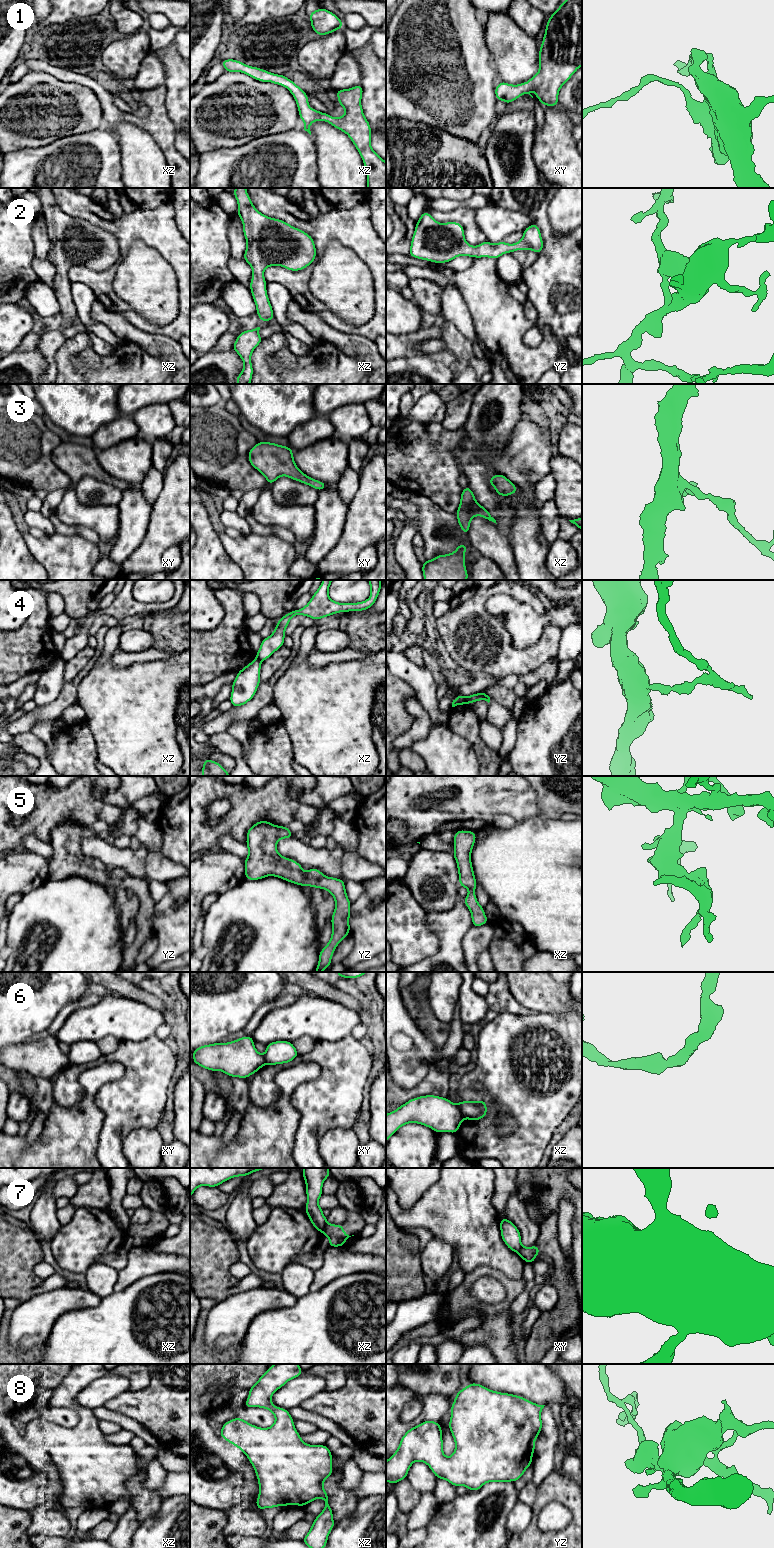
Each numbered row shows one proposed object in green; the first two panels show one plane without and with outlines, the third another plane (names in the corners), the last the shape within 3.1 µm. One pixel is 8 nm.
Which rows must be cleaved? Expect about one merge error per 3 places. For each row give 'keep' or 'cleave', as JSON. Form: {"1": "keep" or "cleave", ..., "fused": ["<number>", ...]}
{"1": "keep", "2": "keep", "3": "keep", "4": "cleave", "5": "keep", "6": "cleave", "7": "cleave", "8": "keep", "fused": ["4", "6", "7"]}

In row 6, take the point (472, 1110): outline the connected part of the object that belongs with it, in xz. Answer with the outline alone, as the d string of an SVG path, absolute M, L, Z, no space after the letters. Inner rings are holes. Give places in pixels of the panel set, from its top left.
M460 1101L457 1105L464 1118L478 1121L487 1116L487 1102L483 1101Z

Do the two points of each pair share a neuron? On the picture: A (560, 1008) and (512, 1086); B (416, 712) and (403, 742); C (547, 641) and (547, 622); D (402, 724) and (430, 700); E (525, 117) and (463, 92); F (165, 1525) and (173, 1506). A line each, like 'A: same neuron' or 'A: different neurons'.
A: different neurons
B: same neuron
C: different neurons
D: different neurons
E: different neurons
F: same neuron

